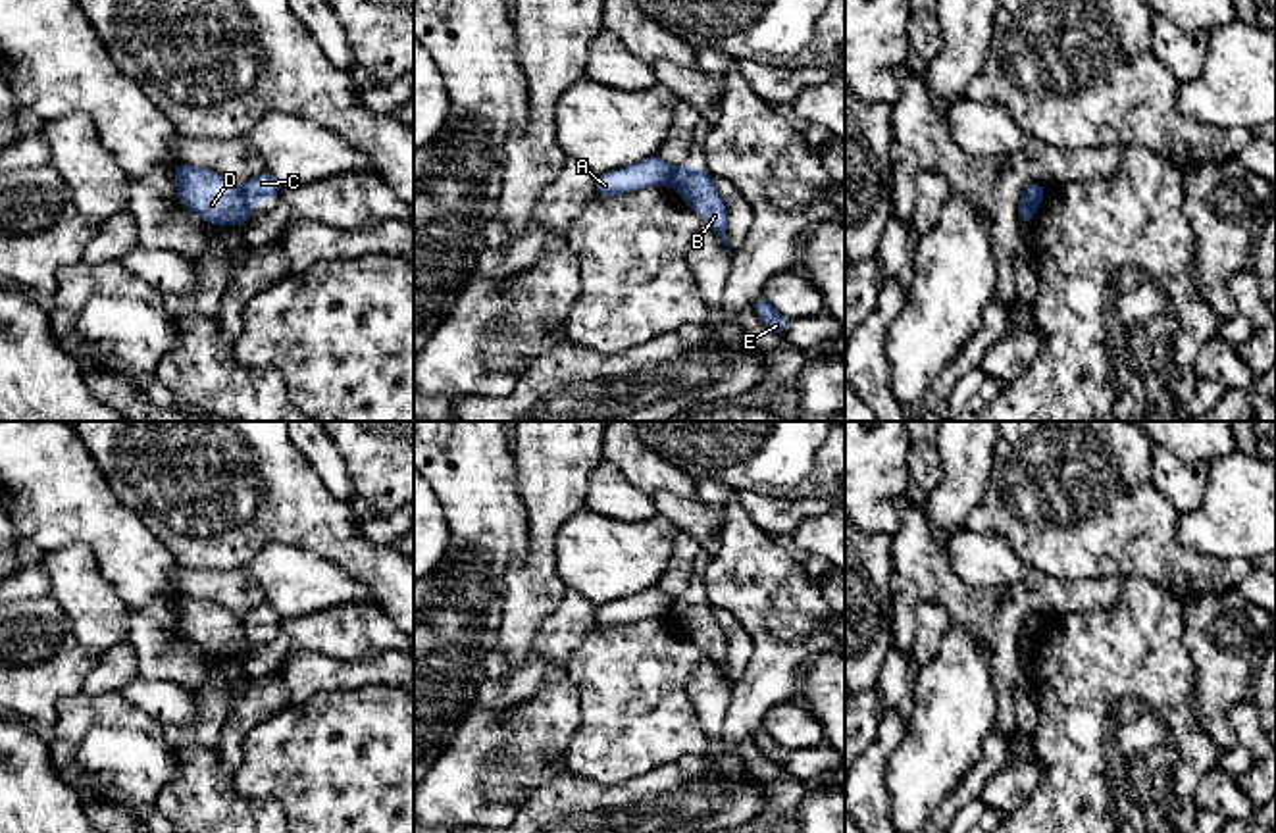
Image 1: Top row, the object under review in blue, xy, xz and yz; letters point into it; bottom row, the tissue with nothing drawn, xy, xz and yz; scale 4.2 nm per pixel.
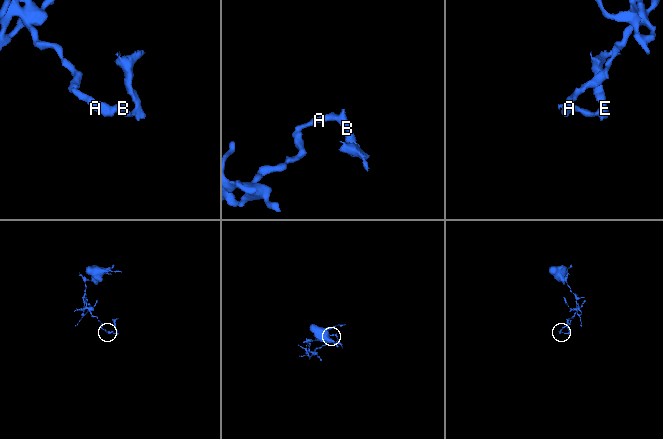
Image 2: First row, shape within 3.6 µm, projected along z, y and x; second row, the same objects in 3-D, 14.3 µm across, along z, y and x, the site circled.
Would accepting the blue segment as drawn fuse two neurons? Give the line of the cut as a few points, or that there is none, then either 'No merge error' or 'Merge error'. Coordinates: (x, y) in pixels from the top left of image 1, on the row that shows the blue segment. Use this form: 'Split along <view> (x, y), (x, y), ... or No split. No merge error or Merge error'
Split along xz (676, 168), (670, 185). Merge error

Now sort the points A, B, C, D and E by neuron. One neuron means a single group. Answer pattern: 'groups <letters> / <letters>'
groups A D / B C E

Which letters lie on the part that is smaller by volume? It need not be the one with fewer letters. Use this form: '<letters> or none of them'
B, C, E

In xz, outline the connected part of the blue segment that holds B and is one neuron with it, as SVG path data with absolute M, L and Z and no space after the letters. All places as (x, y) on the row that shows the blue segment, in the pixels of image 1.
M685 160L679 167L676 167L672 187L689 204L689 208L697 212L708 227L716 231L720 242L729 250L726 242L726 200L722 200L718 190L714 189L712 177L714 175L708 169L693 169Z

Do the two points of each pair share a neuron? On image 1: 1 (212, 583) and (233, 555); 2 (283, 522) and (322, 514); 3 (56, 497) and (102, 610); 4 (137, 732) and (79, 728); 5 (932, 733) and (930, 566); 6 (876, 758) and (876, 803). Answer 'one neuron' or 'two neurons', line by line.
1: two neurons
2: one neuron
3: two neurons
4: one neuron
5: two neurons
6: one neuron

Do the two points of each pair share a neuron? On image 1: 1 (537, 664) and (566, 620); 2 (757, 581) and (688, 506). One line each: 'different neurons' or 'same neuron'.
1: same neuron
2: different neurons

